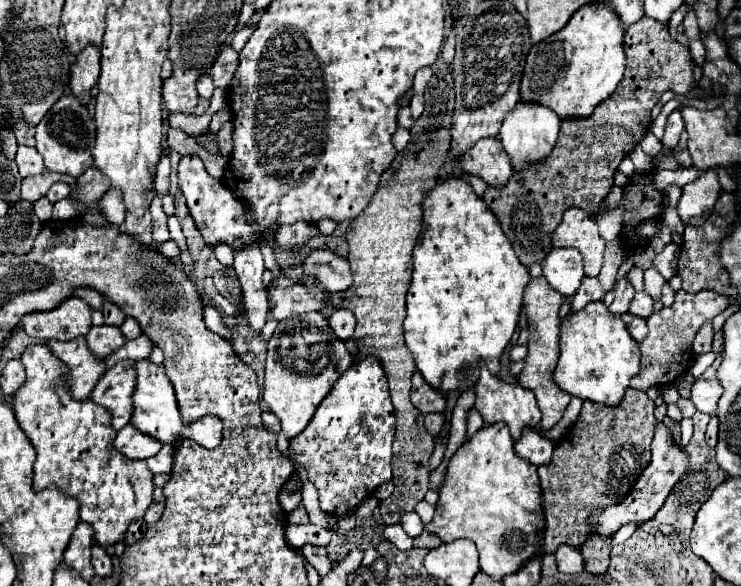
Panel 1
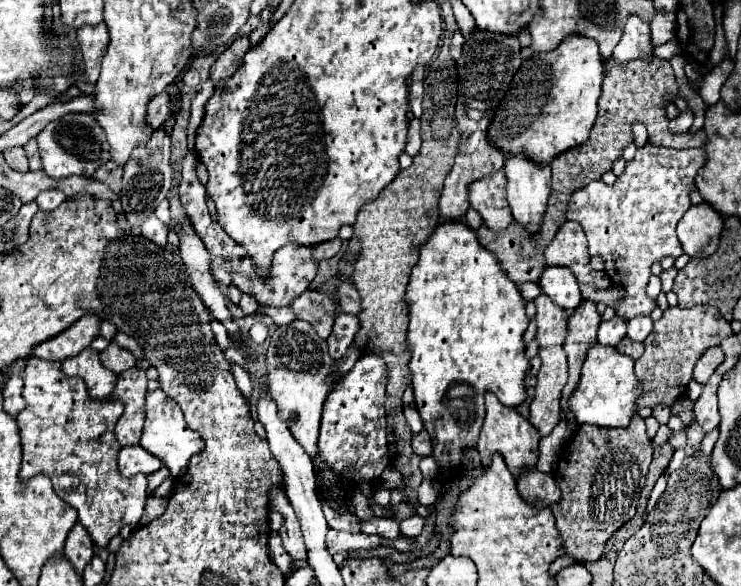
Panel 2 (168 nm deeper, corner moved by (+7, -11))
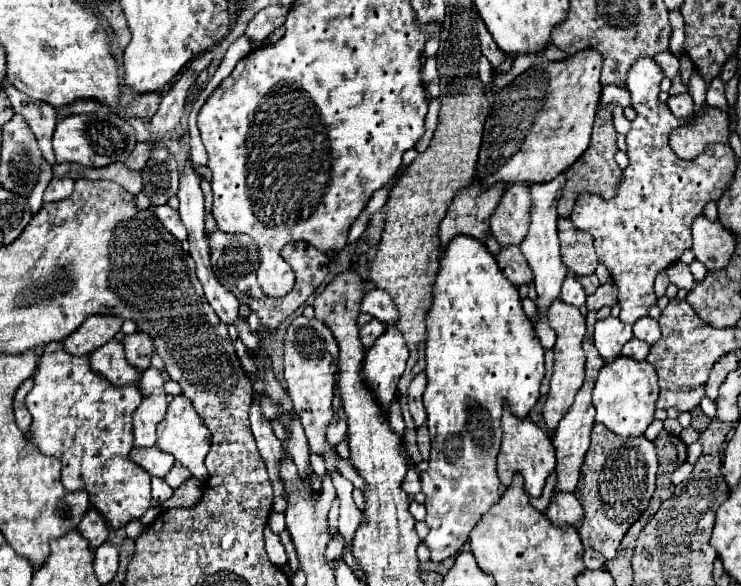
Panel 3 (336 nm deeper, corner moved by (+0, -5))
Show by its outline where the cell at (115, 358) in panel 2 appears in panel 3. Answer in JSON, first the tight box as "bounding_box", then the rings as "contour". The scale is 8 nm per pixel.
{"bounding_box":[123,331,155,371],"contour":[[[141,331],[125,335],[123,349],[125,349],[125,357],[127,357],[129,365],[133,365],[139,371],[149,367],[149,357],[155,351],[151,337],[147,333],[141,333]]]}

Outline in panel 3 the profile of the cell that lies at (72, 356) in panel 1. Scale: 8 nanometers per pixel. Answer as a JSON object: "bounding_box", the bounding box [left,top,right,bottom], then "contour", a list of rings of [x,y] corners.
{"bounding_box":[89,339,139,387],"contour":[[[115,339],[101,345],[101,349],[95,349],[89,355],[89,365],[95,373],[105,377],[115,387],[137,383],[139,379],[139,371],[127,363],[123,345]]]}

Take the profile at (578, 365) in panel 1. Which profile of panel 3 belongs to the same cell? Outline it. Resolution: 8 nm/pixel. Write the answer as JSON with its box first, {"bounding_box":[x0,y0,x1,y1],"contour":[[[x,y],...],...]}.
{"bounding_box":[593,357,659,437],"contour":[[[617,357],[613,363],[603,365],[593,387],[593,405],[597,409],[597,423],[621,437],[643,435],[653,421],[655,401],[659,395],[657,375],[647,361],[635,361],[633,357]]]}

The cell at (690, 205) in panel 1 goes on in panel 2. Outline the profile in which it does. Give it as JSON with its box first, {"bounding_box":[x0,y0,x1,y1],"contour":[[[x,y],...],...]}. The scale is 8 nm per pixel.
{"bounding_box":[678,203,724,257],"contour":[[[708,203],[692,205],[678,221],[678,239],[690,257],[708,257],[718,249],[724,219]]]}

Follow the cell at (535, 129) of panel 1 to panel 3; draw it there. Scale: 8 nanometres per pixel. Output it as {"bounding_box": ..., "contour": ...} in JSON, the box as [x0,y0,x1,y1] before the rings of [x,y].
{"bounding_box":[521,175,567,349],"contour":[[[557,175],[555,179],[547,181],[547,183],[529,183],[529,193],[531,193],[531,221],[529,221],[529,233],[525,237],[525,241],[521,241],[521,251],[527,259],[527,263],[533,269],[535,275],[535,289],[539,293],[539,301],[537,301],[537,309],[539,309],[539,321],[535,325],[535,333],[543,345],[543,349],[551,349],[555,345],[555,331],[547,325],[545,319],[545,311],[547,307],[559,297],[561,291],[561,283],[567,275],[567,267],[561,261],[559,255],[559,239],[557,239],[557,199],[561,197],[561,189],[565,185],[565,175]]]}

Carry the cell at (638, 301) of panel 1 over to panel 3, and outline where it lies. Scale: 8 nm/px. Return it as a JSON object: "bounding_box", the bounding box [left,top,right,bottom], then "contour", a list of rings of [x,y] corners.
{"bounding_box":[633,317,661,345],"contour":[[[641,317],[633,323],[633,335],[641,341],[647,341],[649,345],[653,345],[655,341],[659,341],[661,331],[659,331],[659,323],[653,317]]]}

